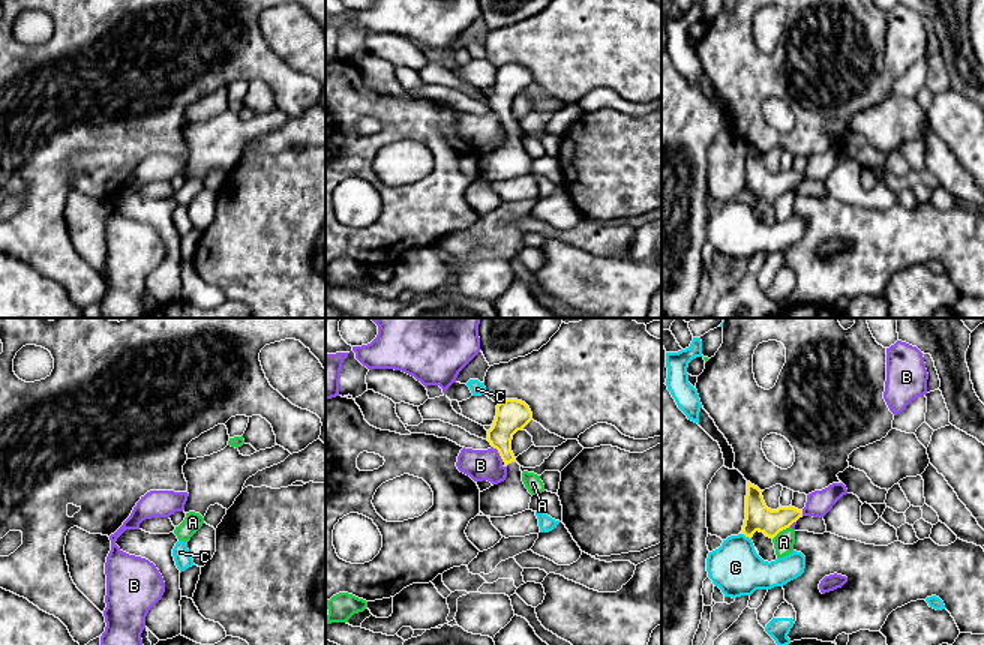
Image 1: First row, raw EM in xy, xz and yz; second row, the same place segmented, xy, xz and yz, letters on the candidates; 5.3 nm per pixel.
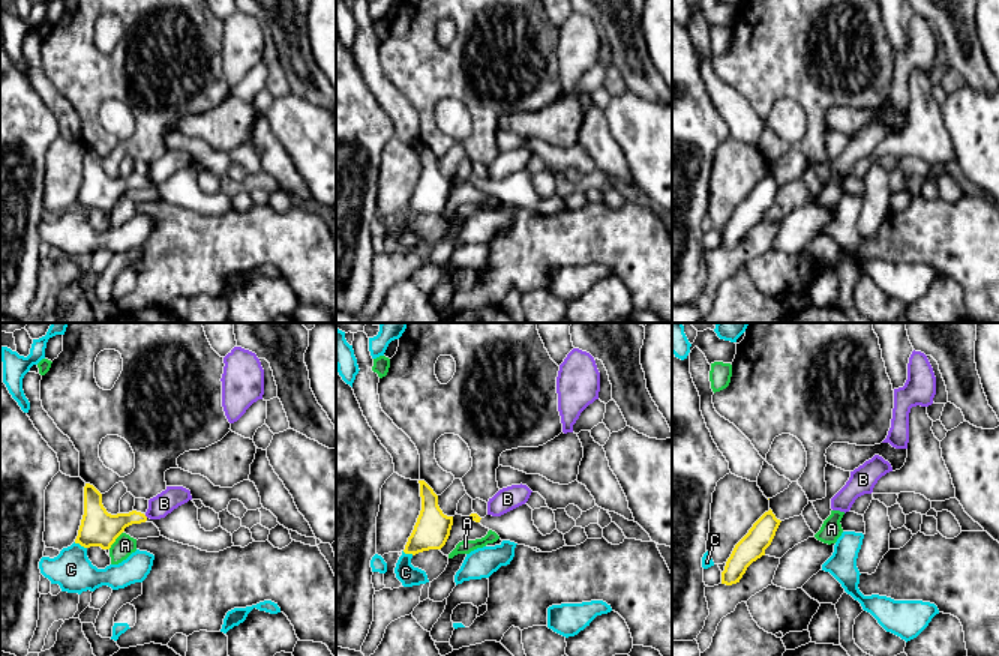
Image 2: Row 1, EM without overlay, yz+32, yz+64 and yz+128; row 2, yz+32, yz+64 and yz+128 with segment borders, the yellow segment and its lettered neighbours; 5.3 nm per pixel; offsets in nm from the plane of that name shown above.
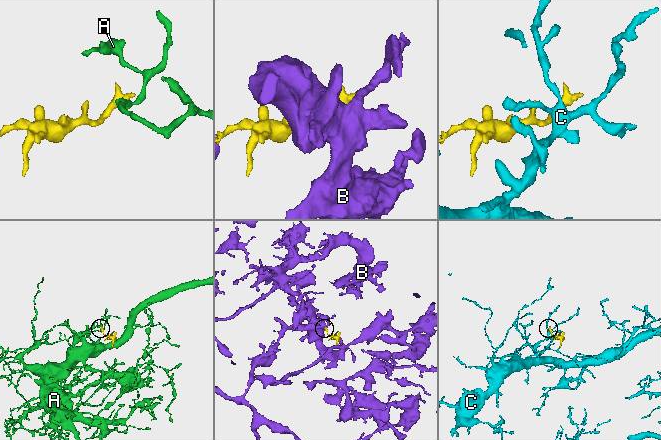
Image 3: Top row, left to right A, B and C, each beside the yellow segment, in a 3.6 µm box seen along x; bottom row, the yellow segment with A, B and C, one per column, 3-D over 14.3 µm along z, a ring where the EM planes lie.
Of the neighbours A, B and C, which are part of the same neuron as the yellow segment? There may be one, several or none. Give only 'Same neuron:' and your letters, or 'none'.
Same neuron: none

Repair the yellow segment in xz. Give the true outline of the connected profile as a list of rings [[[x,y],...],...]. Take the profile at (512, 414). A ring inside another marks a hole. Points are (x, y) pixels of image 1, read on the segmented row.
[[[506,399],[496,405],[496,416],[488,430],[488,441],[498,450],[507,465],[504,482],[480,492],[480,512],[490,518],[506,518],[530,508],[531,494],[522,482],[520,465],[512,452],[512,440],[532,420],[530,406],[518,399]]]

